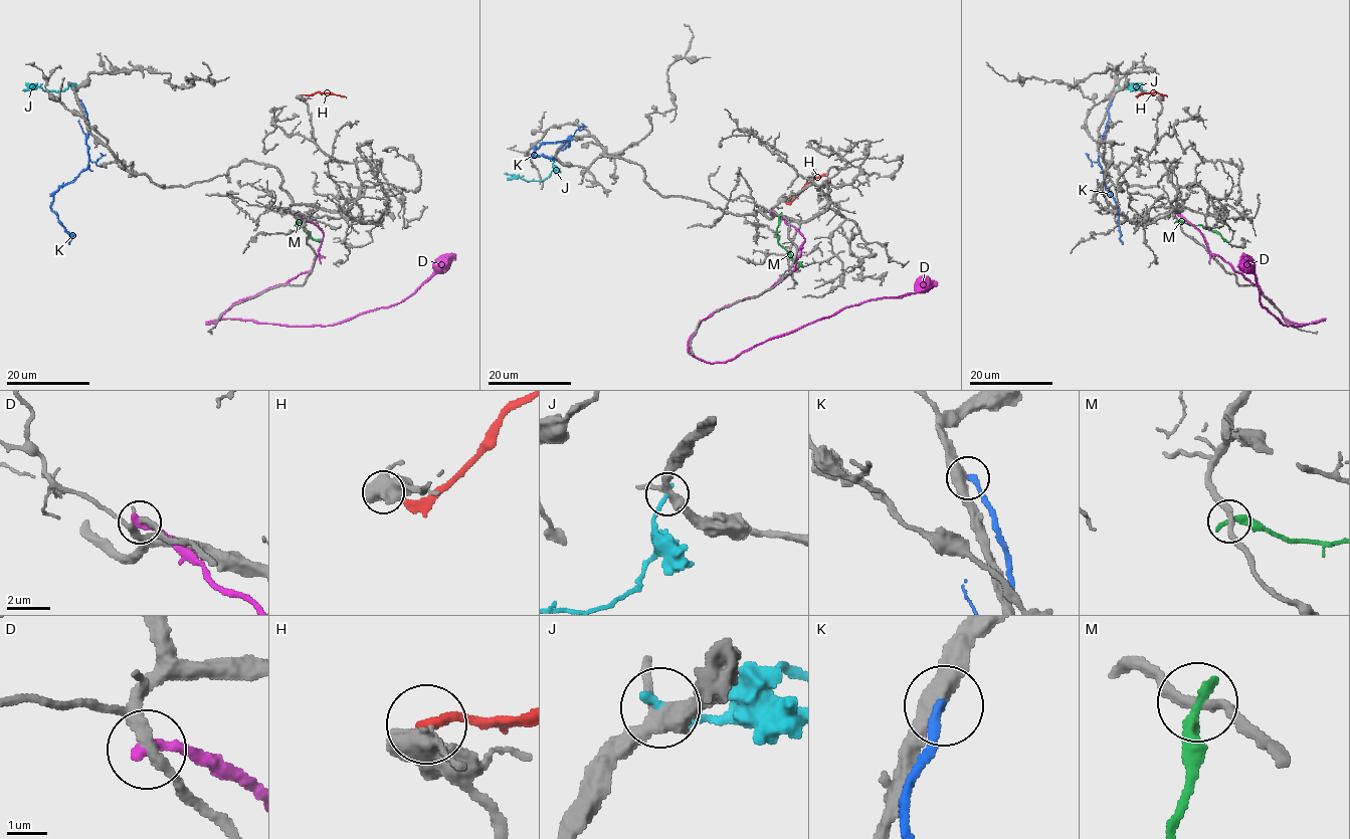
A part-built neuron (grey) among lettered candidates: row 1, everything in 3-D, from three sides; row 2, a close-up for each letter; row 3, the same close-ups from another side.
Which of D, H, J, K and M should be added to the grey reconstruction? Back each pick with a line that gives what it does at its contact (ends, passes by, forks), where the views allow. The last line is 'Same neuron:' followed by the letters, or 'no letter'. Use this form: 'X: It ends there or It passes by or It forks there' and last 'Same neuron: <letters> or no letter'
Same neuron: no letter

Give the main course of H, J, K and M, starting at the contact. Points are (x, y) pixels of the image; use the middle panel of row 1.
H: (781, 199), (789, 202), (807, 183), (827, 173)
J: (555, 158), (551, 173), (544, 181), (526, 181), (504, 173)
K: (561, 151), (569, 146), (570, 137), (568, 140), (543, 143), (532, 155), (552, 158), (551, 161)
M: (779, 215), (778, 242), (802, 265)

